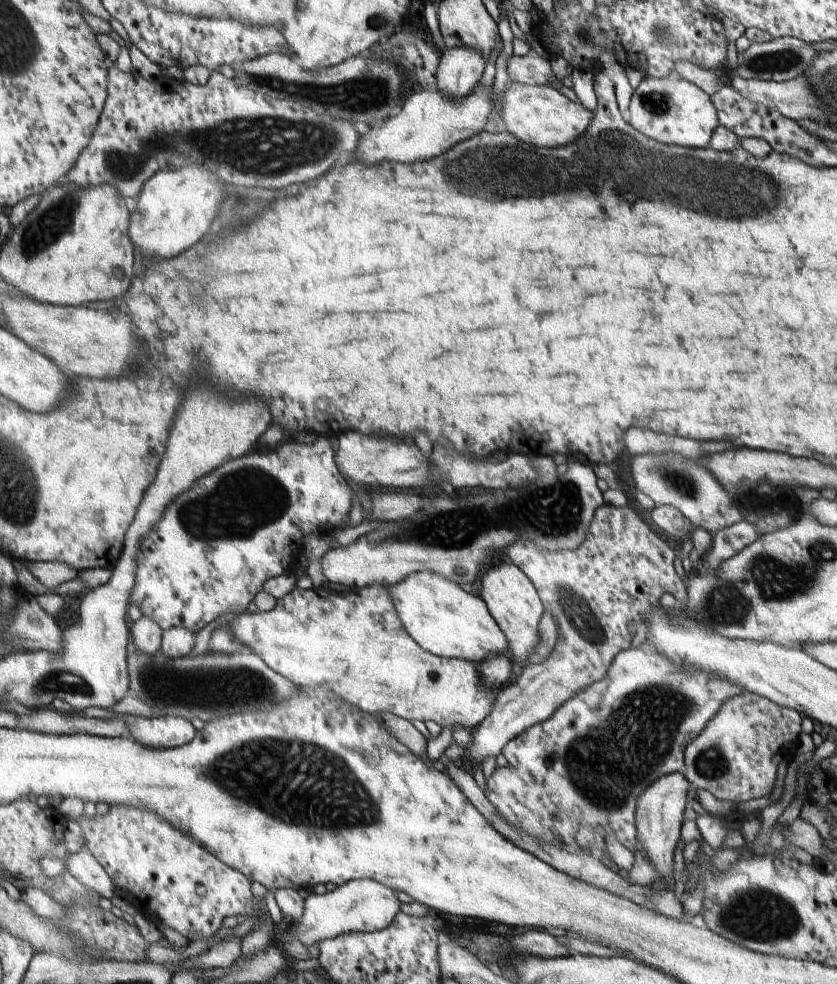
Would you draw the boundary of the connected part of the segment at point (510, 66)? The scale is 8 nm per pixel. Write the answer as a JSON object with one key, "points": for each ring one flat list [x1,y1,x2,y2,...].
{"points":[[513,54,507,61,508,81,525,85,548,84,554,75,549,60,538,54,524,56]]}

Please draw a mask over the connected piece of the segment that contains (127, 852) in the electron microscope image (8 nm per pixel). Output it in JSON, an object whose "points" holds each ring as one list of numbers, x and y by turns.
{"points":[[112,804,108,812,76,820,82,828,84,847,110,876,116,900,127,900,162,930,173,929,189,942,209,942,222,928,224,918,254,914,250,880,234,870,201,843,172,826,150,808]]}

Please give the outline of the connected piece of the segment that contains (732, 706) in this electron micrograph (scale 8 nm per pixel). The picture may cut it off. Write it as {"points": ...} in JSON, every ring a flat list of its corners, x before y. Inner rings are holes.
{"points":[[752,692,732,697,712,718,702,733,687,746,683,774,697,790,707,790,718,800,746,802,772,795,772,776,778,764,790,752,798,752,801,722,799,711,780,706],[790,726,790,736,788,736]]}

